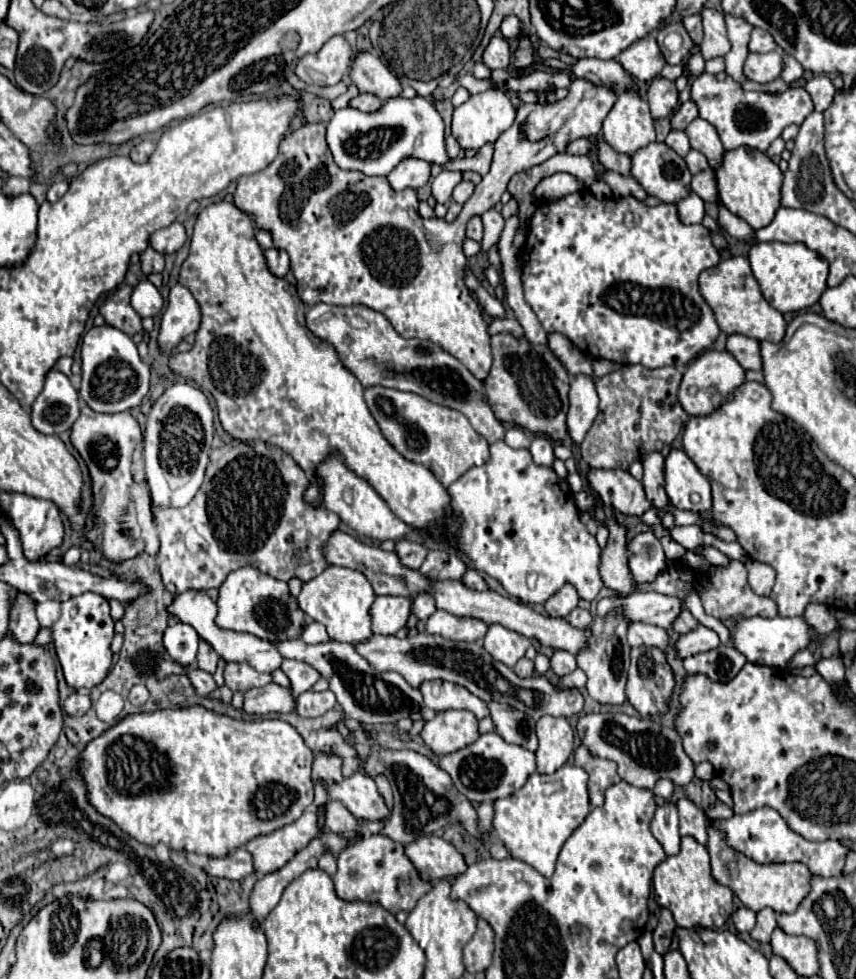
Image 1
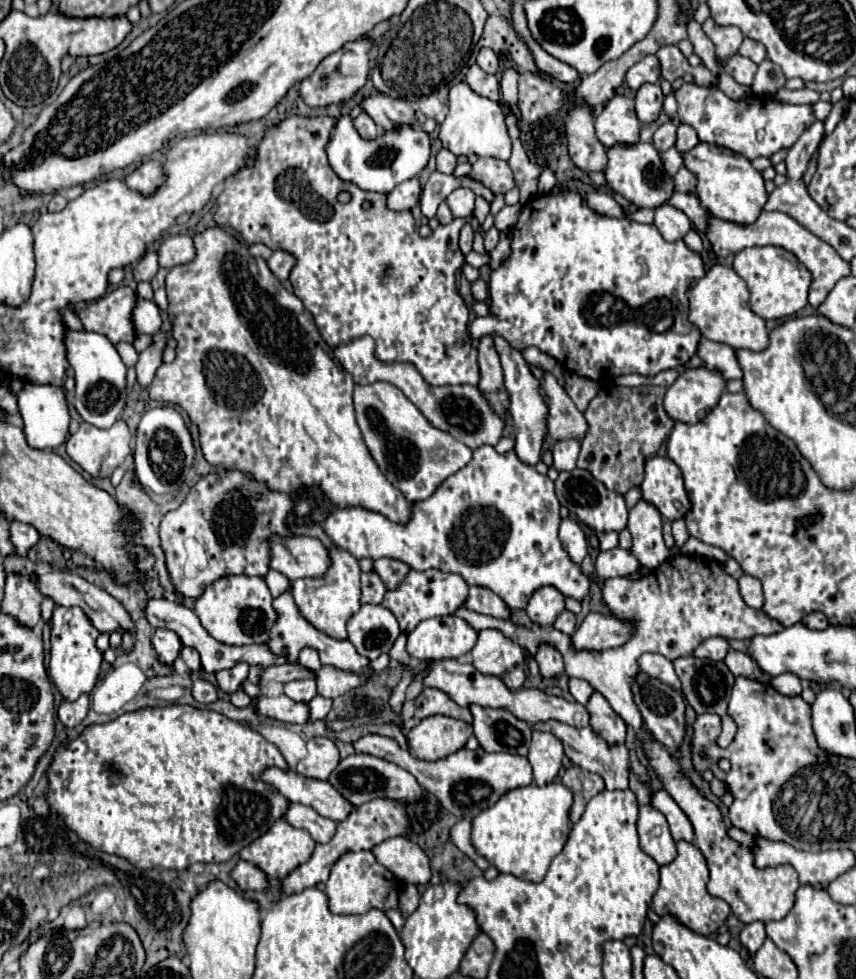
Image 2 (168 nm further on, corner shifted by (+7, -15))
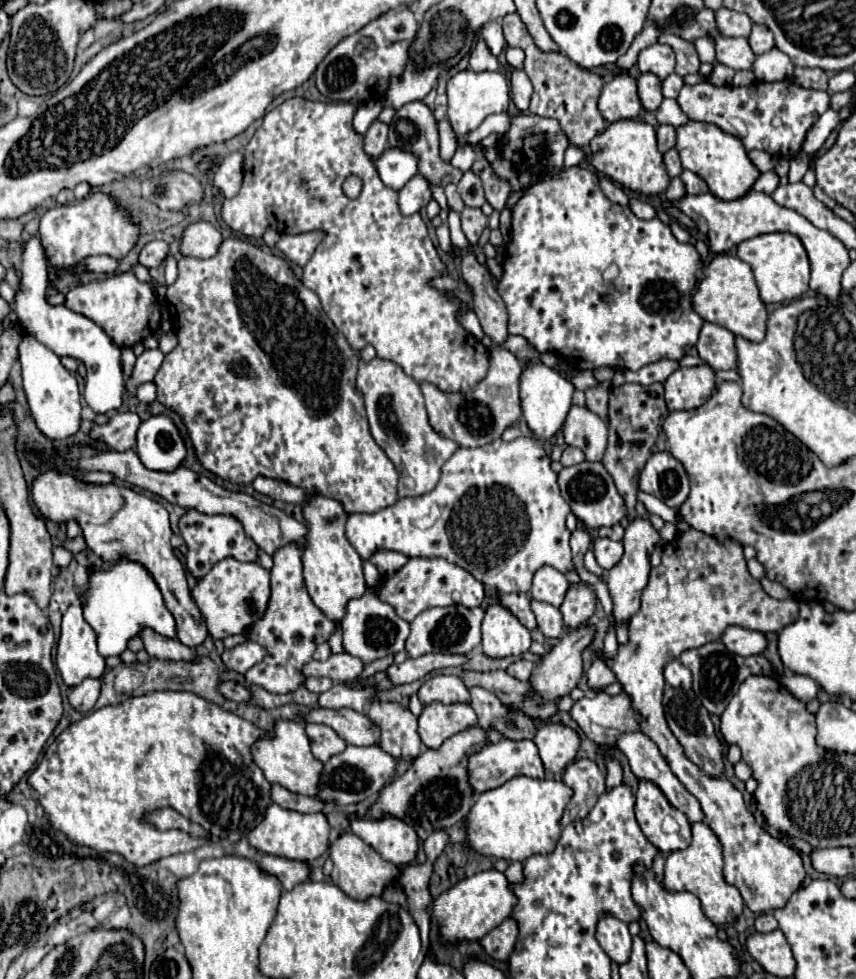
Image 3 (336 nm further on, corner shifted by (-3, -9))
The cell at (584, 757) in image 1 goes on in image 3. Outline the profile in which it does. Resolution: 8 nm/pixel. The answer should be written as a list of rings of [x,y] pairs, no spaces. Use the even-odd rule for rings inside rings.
[[[588,758],[570,762],[564,770],[562,780],[566,786],[570,786],[574,790],[574,794],[564,810],[564,816],[560,820],[560,824],[566,826],[568,822],[580,820],[584,814],[588,814],[588,810],[592,810],[592,806],[596,804],[596,800],[600,798],[600,794],[604,792],[606,786],[604,786],[604,774],[596,766],[596,762],[592,762]]]

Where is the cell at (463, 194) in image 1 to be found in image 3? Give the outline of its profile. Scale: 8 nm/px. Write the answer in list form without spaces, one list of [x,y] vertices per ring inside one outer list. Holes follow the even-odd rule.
[[[470,170],[464,172],[464,178],[458,182],[458,194],[462,196],[466,206],[476,206],[480,208],[486,198],[484,198],[484,188],[480,178],[476,178],[476,174],[472,174]]]

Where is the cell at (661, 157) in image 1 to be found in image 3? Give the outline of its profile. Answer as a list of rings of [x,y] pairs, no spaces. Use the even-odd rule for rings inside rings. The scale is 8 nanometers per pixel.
[[[618,120],[606,126],[604,132],[590,142],[590,164],[598,174],[640,194],[664,194],[670,176],[666,174],[662,154],[656,148],[656,130],[642,120]]]

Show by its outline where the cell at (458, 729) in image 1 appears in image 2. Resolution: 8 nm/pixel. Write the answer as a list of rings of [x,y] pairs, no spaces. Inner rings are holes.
[[[428,716],[408,732],[408,746],[420,760],[442,760],[466,746],[472,726],[448,716]]]

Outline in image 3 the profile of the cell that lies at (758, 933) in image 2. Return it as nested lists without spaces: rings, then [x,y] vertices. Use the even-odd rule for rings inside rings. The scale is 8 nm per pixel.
[[[772,912],[760,914],[760,916],[756,918],[756,930],[758,930],[758,932],[772,932],[772,930],[776,930],[776,928],[778,928],[778,922],[776,922],[776,918],[774,918]]]

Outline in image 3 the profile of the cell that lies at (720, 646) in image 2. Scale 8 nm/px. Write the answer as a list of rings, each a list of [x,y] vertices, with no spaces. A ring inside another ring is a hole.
[[[728,626],[720,640],[724,642],[724,646],[730,652],[734,652],[738,656],[762,654],[762,650],[768,646],[768,640],[762,632],[748,630],[748,628],[742,628],[742,626]]]

